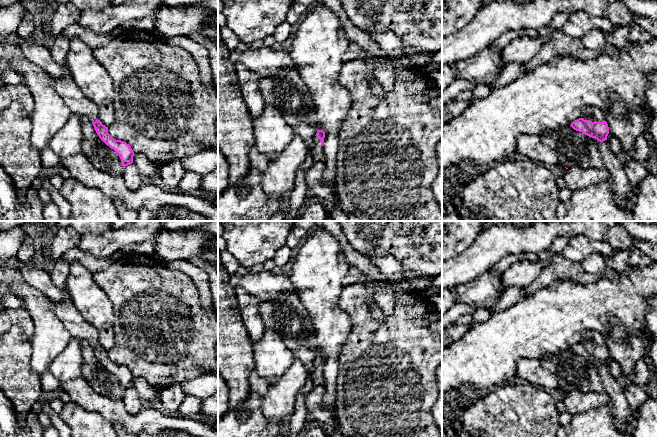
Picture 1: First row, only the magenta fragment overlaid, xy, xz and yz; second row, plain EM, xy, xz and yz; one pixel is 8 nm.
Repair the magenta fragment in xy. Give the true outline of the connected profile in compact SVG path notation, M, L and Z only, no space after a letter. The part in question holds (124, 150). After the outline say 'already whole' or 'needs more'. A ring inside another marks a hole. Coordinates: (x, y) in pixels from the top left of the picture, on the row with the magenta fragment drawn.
M73 77L52 78L52 86L72 113L86 116L92 122L99 138L119 155L124 167L133 163L134 152L131 146L124 141L114 139L108 133L108 127L99 120L98 107L83 94Z; needs more

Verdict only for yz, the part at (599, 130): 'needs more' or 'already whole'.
needs more

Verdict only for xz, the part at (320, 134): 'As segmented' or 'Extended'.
Extended

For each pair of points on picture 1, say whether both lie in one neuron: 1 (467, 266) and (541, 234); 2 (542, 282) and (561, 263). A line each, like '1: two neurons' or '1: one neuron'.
1: one neuron
2: one neuron

